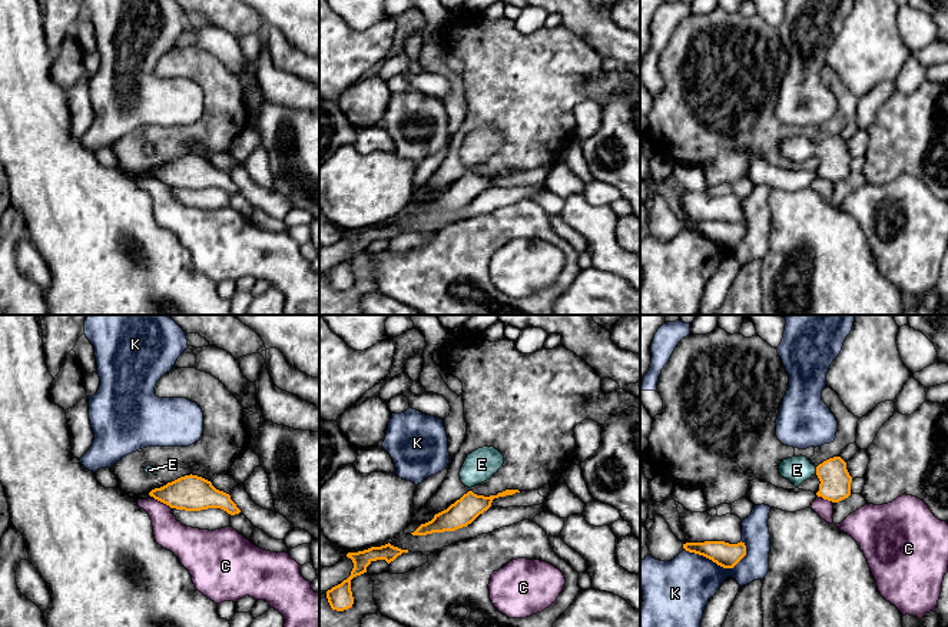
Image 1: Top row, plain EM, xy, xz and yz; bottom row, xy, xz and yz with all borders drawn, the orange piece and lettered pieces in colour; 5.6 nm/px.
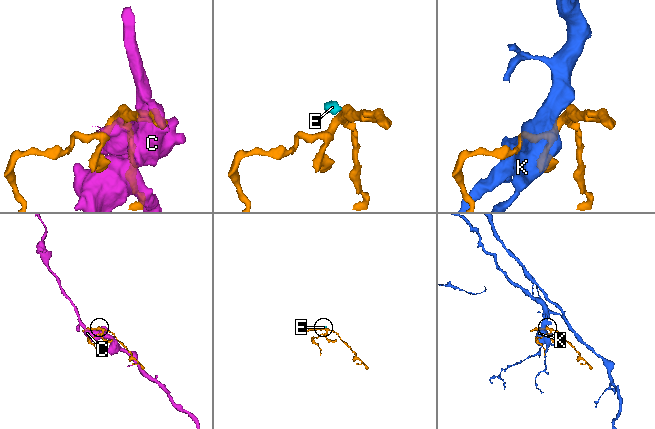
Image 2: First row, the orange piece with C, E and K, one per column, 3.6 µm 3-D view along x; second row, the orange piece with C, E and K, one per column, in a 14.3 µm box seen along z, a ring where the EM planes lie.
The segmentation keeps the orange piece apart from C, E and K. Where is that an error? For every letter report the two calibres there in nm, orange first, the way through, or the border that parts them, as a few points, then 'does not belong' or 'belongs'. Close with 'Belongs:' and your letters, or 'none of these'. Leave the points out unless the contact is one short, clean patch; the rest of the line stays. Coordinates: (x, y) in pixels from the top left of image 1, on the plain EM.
C: 200 nm thick on the orange side, 170 nm on the other; does not belong
E: 180 nm thick on the orange side, 150 nm on the other; runs through yz (835, 161), (825, 151), (816, 149), (796, 149); belongs
K: 140 nm thick on the orange side, 340 nm on the other; does not belong
Belongs: E

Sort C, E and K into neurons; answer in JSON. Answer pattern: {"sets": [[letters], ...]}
{"sets": [["C"], ["E"], ["K"]]}

